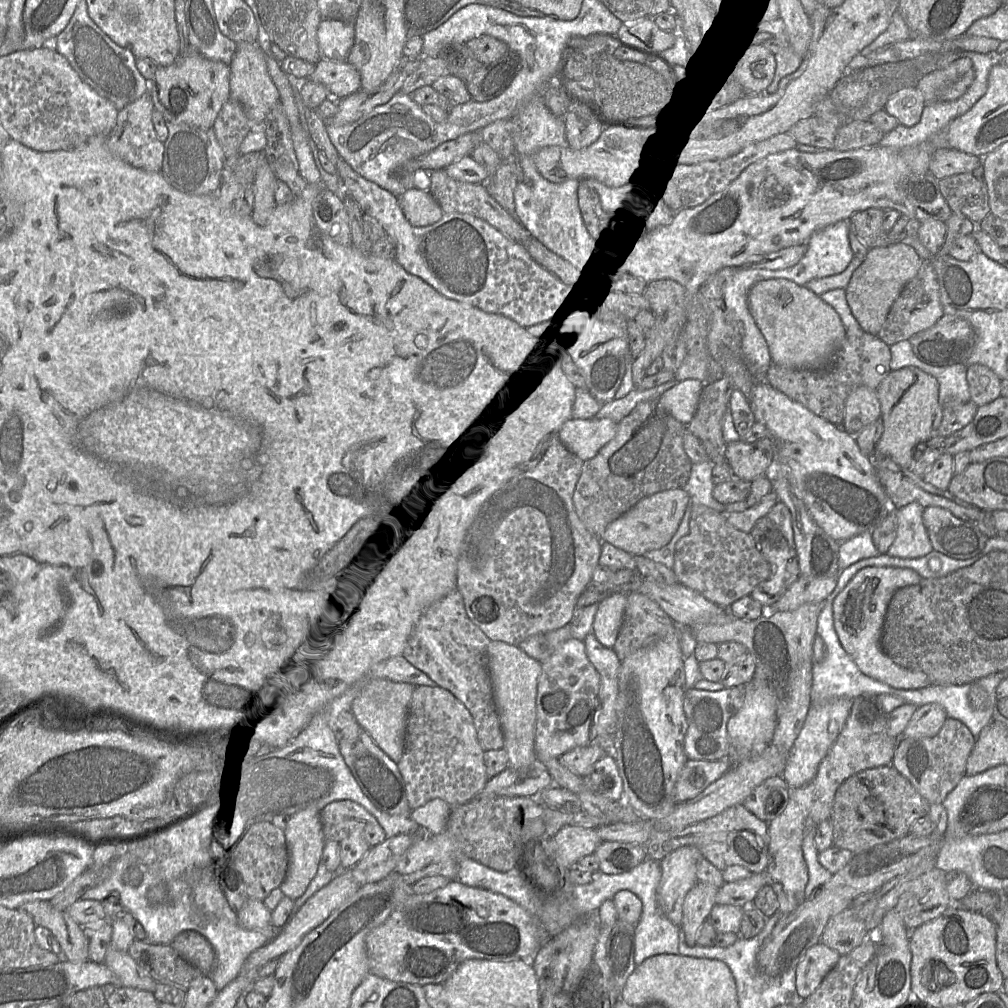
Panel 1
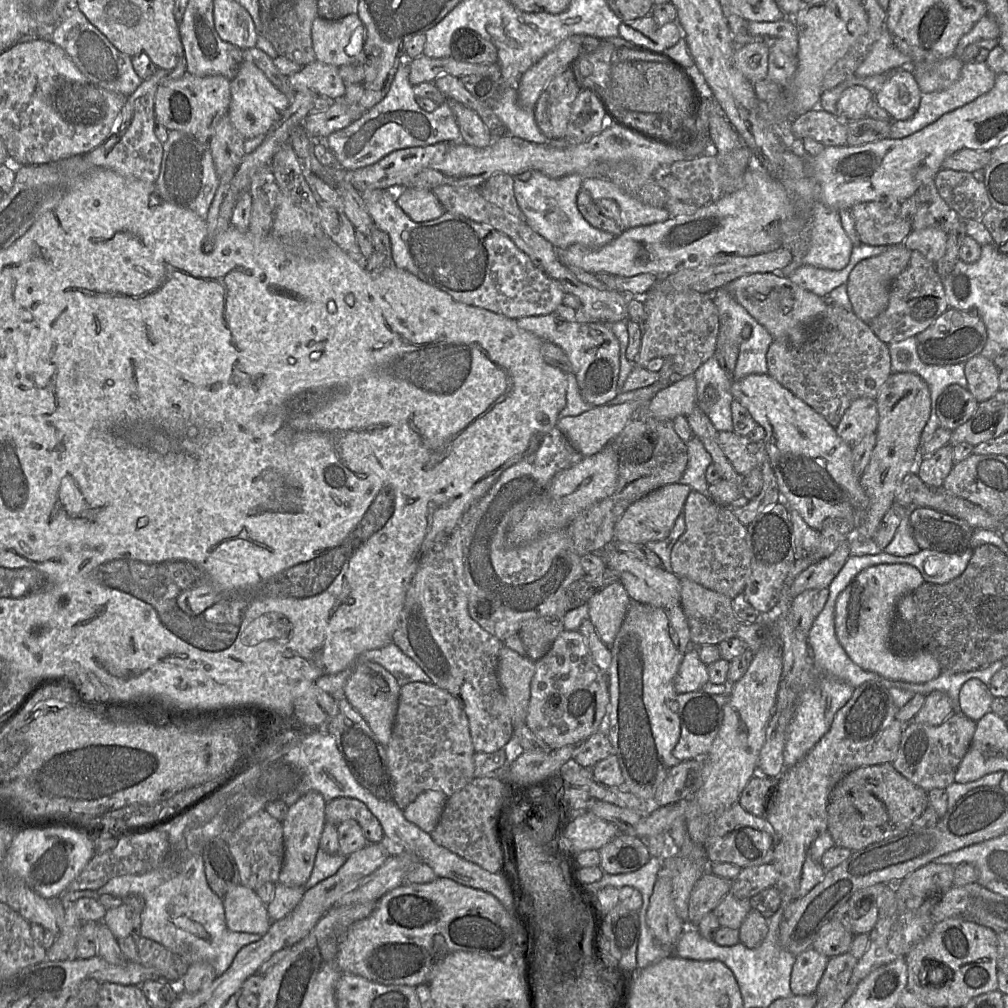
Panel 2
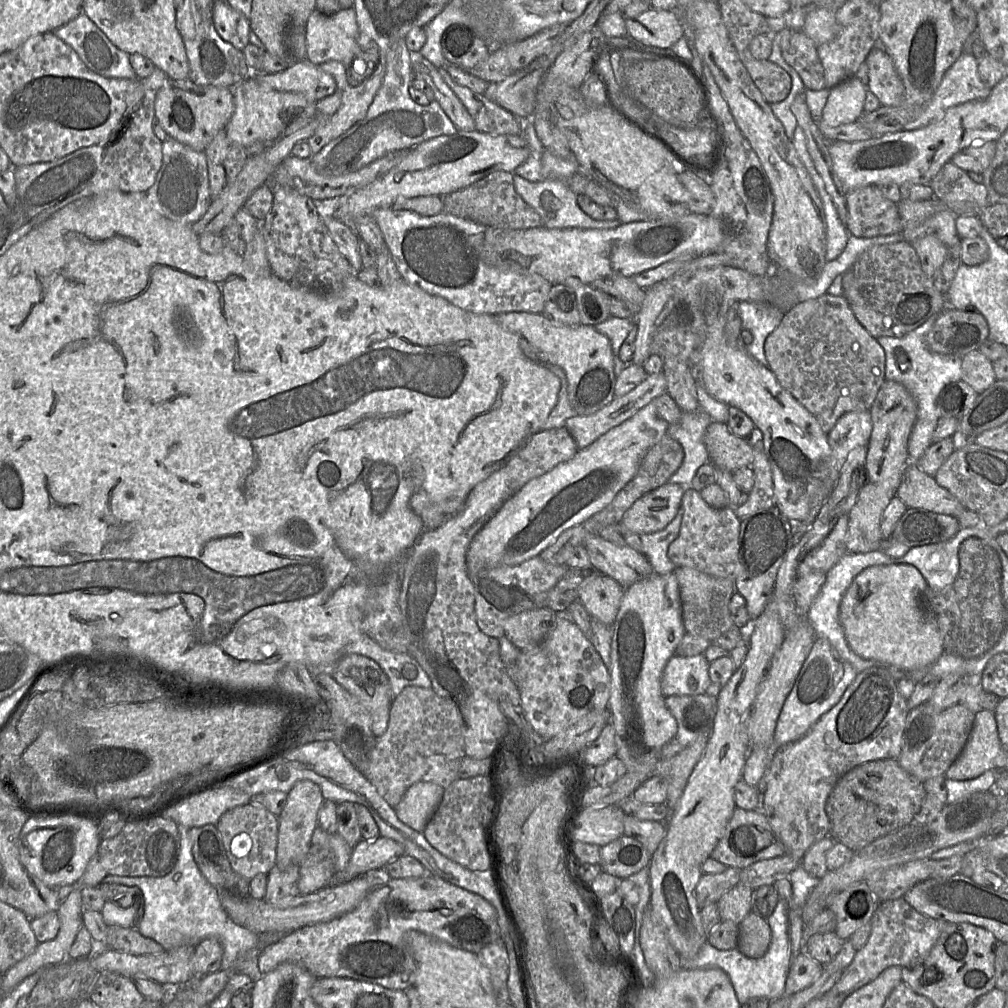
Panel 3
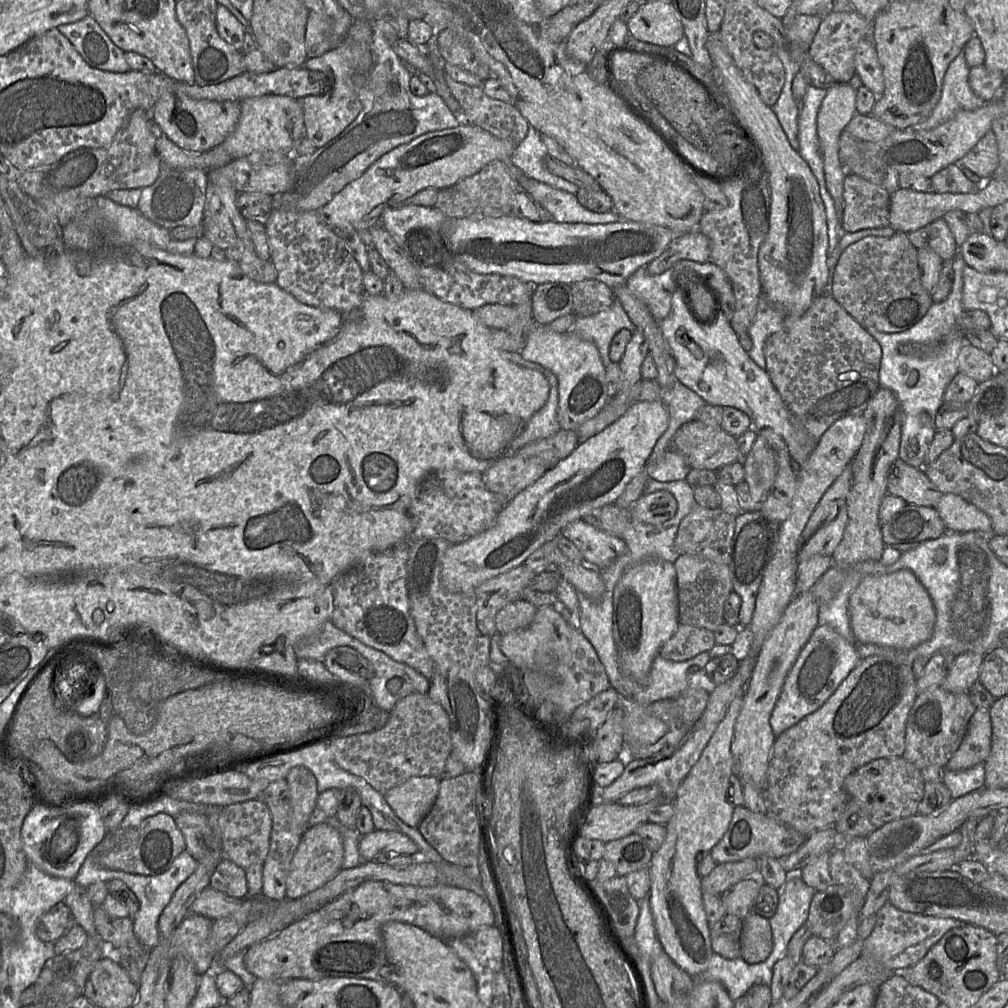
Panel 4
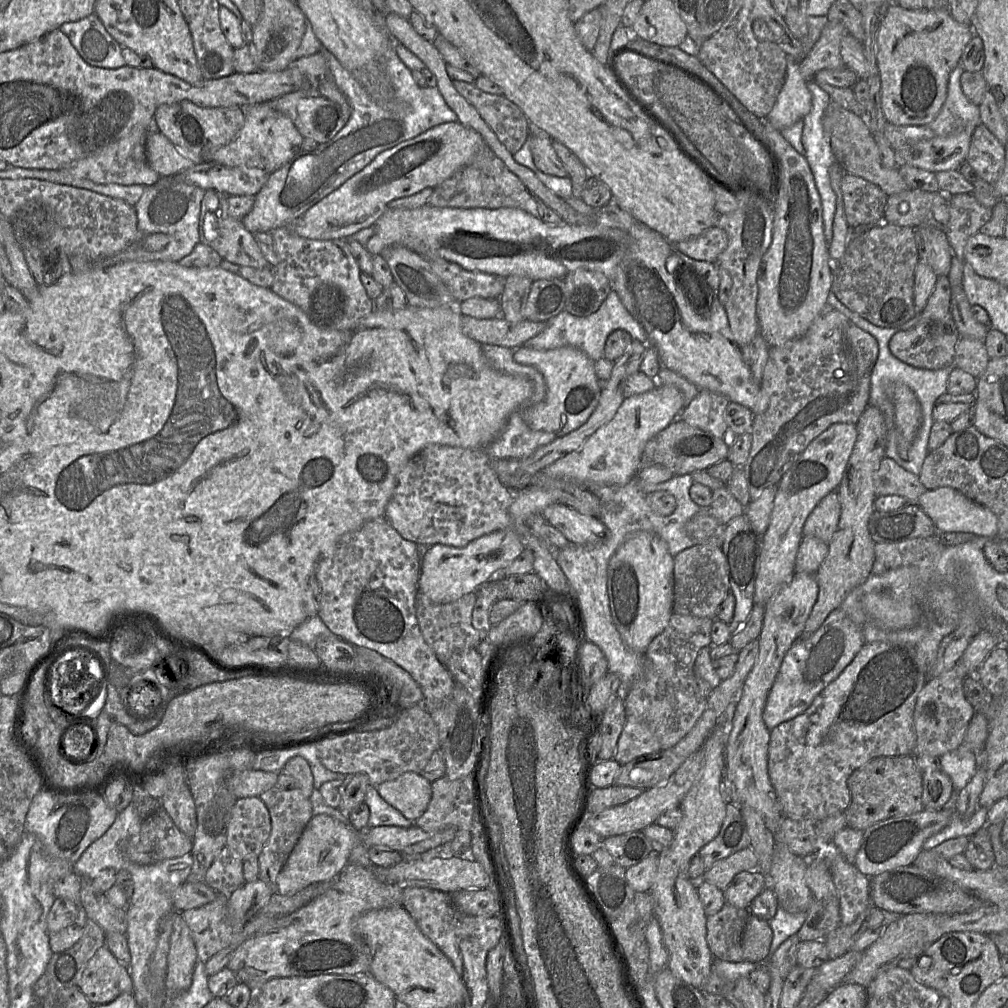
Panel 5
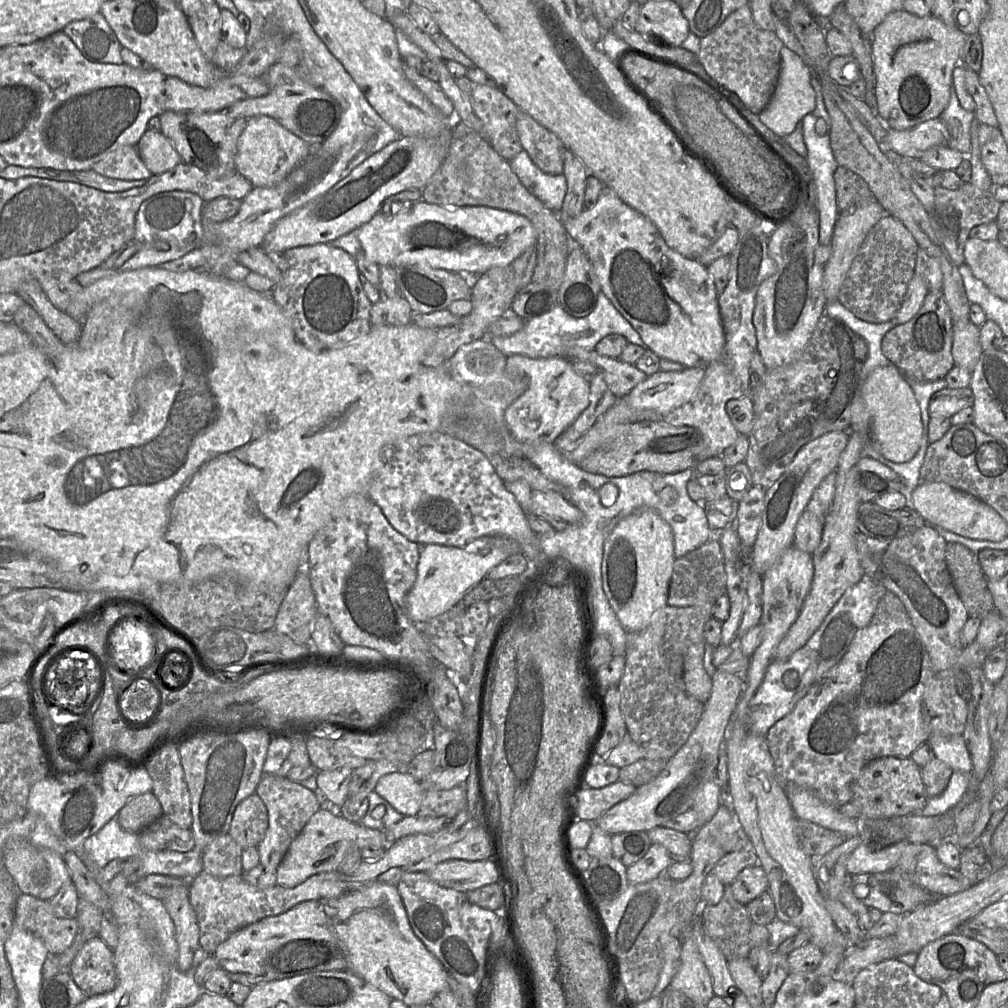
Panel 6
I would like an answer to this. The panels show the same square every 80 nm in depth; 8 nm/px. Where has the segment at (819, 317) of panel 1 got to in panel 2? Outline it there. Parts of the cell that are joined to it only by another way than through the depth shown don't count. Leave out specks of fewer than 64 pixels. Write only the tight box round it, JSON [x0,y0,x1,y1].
[726,272,828,339]

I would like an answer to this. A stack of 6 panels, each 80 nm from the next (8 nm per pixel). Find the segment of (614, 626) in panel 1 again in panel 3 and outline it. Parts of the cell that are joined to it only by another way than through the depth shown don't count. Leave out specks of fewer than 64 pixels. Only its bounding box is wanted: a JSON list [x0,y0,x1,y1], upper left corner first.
[578,571,624,626]

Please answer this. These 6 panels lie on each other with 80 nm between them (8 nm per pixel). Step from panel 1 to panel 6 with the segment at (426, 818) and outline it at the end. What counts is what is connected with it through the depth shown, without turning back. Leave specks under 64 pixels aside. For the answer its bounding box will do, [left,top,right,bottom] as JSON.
[374,772,425,816]

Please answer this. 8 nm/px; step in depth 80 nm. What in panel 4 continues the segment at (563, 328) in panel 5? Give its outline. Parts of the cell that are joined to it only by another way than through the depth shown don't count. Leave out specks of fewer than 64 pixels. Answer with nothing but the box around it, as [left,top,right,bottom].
[568,298,637,366]

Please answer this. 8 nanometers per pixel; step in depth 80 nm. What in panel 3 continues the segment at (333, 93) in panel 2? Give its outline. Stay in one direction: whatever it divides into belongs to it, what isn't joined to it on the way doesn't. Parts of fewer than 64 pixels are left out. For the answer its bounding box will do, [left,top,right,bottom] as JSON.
[250,60,337,102]

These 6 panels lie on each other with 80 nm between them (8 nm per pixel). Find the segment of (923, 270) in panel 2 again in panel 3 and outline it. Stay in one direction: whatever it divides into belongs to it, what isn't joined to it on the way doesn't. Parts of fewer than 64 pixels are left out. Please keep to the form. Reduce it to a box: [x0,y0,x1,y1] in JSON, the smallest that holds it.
[847,240,948,339]

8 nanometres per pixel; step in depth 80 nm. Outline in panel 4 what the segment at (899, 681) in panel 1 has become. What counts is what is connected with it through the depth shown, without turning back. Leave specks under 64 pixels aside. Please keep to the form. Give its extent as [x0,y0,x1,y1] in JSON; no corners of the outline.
[848,569,936,650]

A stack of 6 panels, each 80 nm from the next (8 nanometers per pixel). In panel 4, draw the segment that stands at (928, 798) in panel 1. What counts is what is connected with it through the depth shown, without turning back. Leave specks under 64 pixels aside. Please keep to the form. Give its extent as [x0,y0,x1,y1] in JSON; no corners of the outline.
[902,685,975,771]

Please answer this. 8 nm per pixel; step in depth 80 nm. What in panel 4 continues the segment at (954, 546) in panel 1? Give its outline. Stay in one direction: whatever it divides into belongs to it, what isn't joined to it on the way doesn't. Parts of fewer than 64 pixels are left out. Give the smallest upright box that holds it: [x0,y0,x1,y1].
[880,505,947,545]

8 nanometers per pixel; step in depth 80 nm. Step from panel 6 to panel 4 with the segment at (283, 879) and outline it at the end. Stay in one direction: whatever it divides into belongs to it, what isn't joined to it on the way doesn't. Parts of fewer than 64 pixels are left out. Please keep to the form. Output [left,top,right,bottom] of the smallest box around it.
[285,823,344,899]

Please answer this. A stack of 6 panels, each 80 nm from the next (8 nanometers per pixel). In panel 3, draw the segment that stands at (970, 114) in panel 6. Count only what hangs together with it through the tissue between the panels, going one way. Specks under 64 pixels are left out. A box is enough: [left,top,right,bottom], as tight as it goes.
[903,29,992,131]

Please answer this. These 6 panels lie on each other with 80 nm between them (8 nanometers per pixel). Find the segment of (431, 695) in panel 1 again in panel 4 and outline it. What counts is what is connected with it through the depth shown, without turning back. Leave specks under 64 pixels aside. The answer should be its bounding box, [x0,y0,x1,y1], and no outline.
[329,693,452,795]

